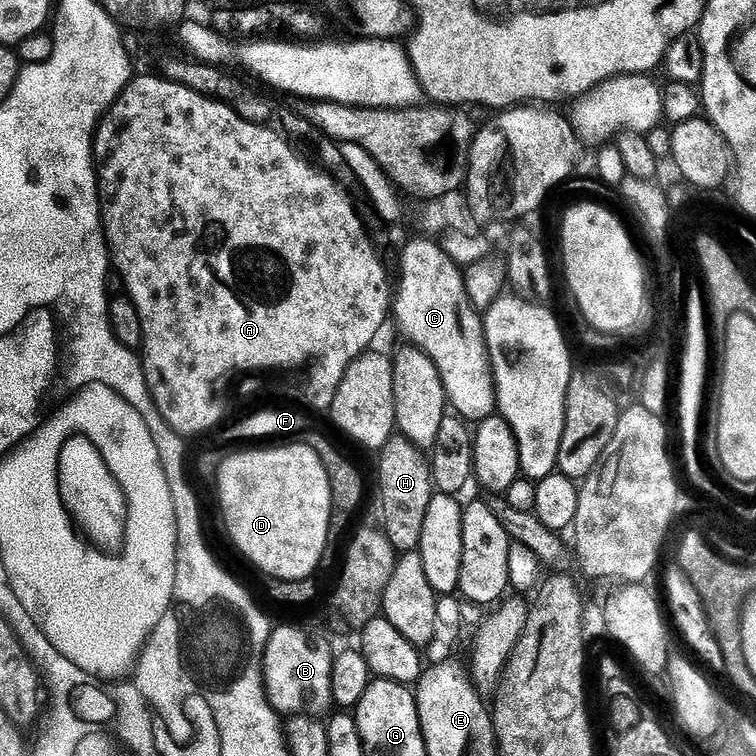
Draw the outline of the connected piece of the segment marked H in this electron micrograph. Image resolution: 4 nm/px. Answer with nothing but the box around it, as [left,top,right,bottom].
[380,438,434,553]

